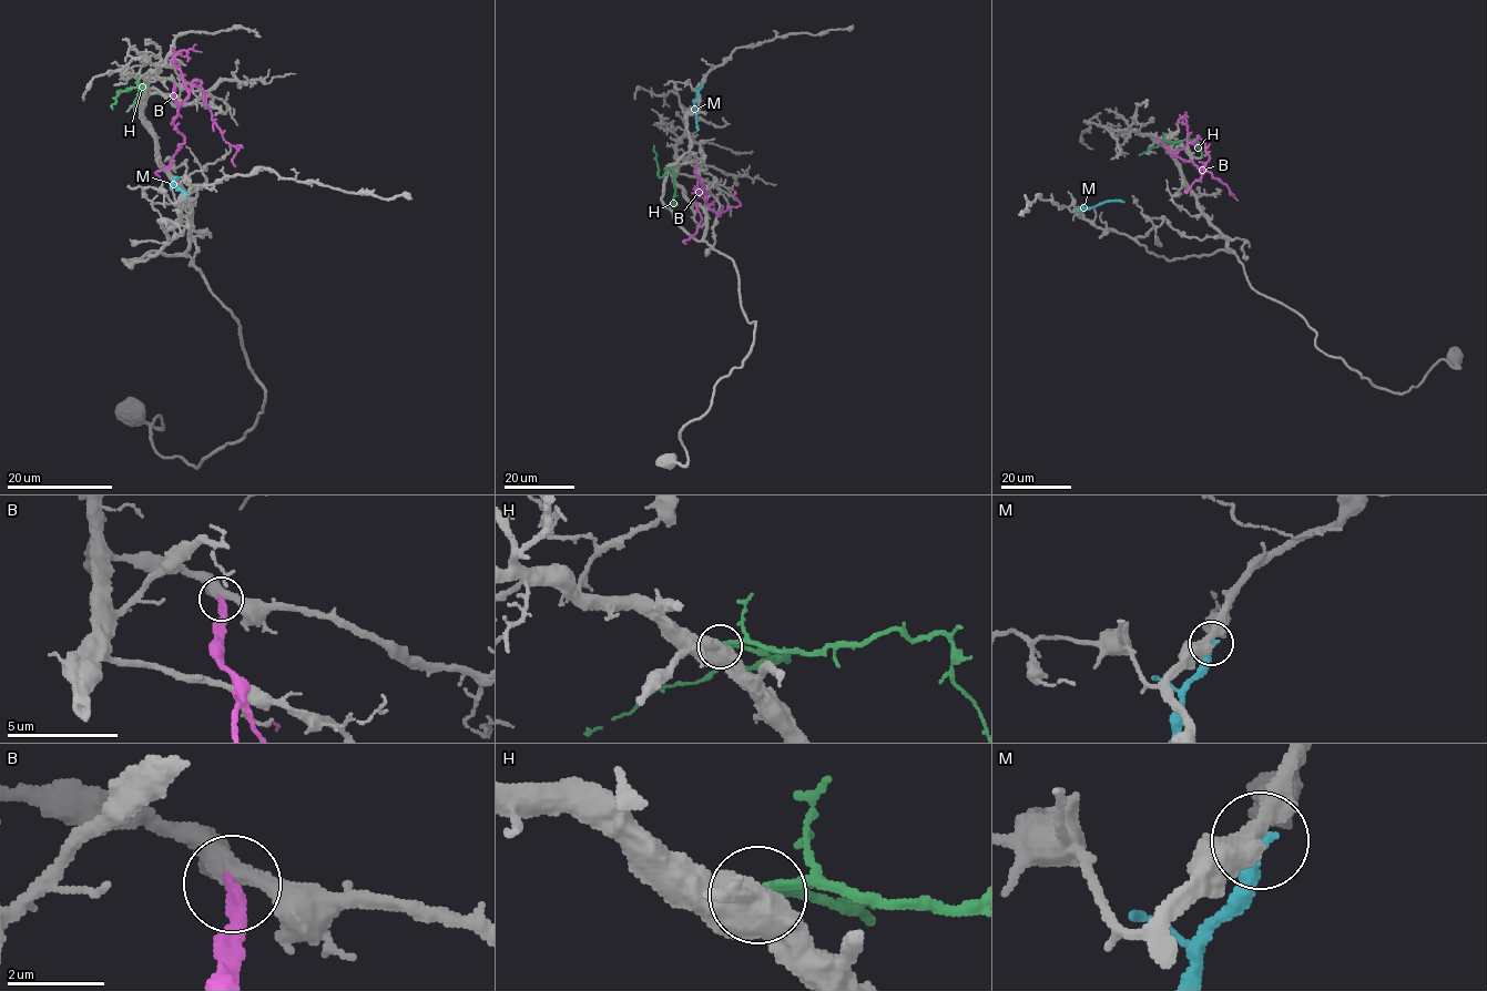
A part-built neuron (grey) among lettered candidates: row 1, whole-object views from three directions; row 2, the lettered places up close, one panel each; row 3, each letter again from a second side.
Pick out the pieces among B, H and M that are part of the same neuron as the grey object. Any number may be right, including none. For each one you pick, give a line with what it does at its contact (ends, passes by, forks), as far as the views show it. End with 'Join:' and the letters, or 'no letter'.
H: it passes by
Join: H

